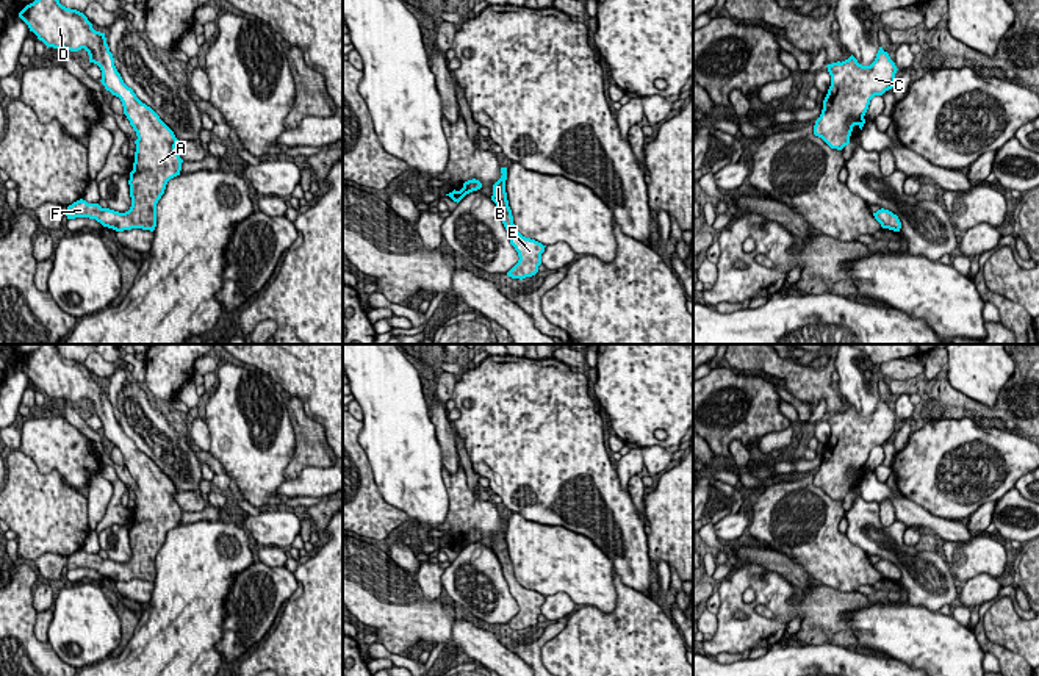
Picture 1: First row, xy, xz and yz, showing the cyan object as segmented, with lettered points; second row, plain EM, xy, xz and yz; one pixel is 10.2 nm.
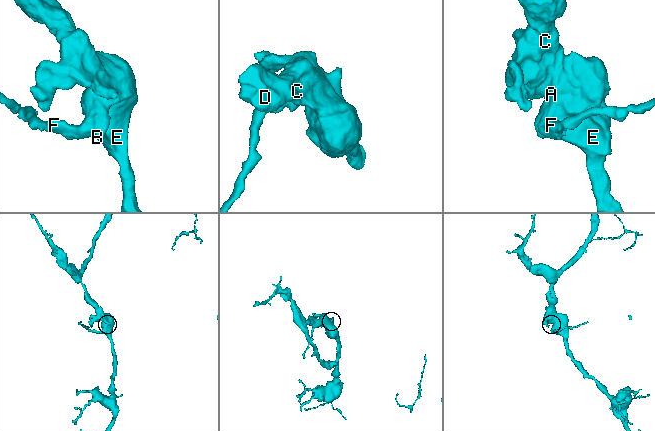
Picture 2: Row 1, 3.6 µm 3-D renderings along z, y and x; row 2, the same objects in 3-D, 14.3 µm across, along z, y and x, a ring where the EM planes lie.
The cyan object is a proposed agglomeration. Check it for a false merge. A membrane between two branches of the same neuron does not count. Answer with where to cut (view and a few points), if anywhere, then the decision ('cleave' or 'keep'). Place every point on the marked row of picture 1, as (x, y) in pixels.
no cut; keep

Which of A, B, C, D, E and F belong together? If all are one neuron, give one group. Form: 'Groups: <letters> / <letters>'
Groups: A B C D E F

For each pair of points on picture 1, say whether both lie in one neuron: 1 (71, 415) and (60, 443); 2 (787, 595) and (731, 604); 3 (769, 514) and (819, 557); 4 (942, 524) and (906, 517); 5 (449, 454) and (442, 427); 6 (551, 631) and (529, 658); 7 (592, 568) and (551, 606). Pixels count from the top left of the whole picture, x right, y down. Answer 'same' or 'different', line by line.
1: different
2: same
3: same
4: same
5: same
6: same
7: different

